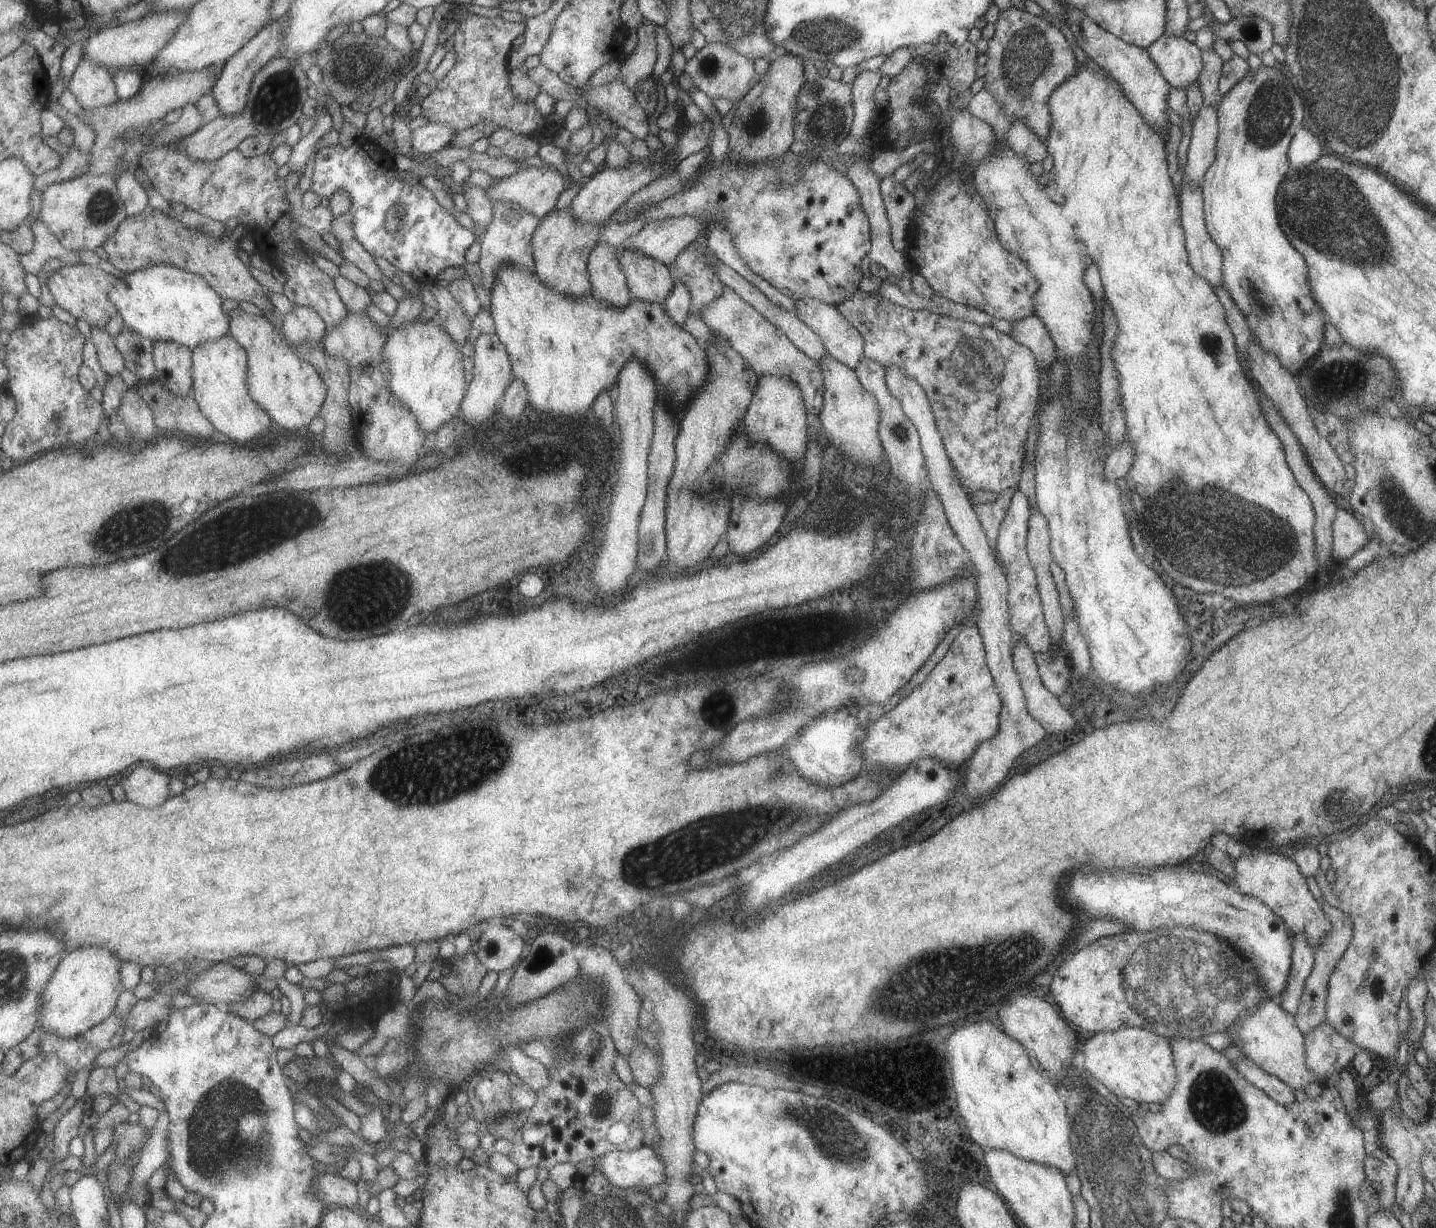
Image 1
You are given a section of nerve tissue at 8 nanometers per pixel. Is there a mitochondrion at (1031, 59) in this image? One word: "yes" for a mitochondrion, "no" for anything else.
yes

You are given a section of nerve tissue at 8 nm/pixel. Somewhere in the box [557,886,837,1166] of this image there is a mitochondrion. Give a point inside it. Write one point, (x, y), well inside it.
(603, 1103)

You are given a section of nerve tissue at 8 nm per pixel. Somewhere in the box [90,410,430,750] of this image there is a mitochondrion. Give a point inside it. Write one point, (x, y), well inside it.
(231, 537)

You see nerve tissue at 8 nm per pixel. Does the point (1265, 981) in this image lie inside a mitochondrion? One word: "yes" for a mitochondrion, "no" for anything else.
yes

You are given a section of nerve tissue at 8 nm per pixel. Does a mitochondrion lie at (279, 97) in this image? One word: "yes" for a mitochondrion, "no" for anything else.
yes

